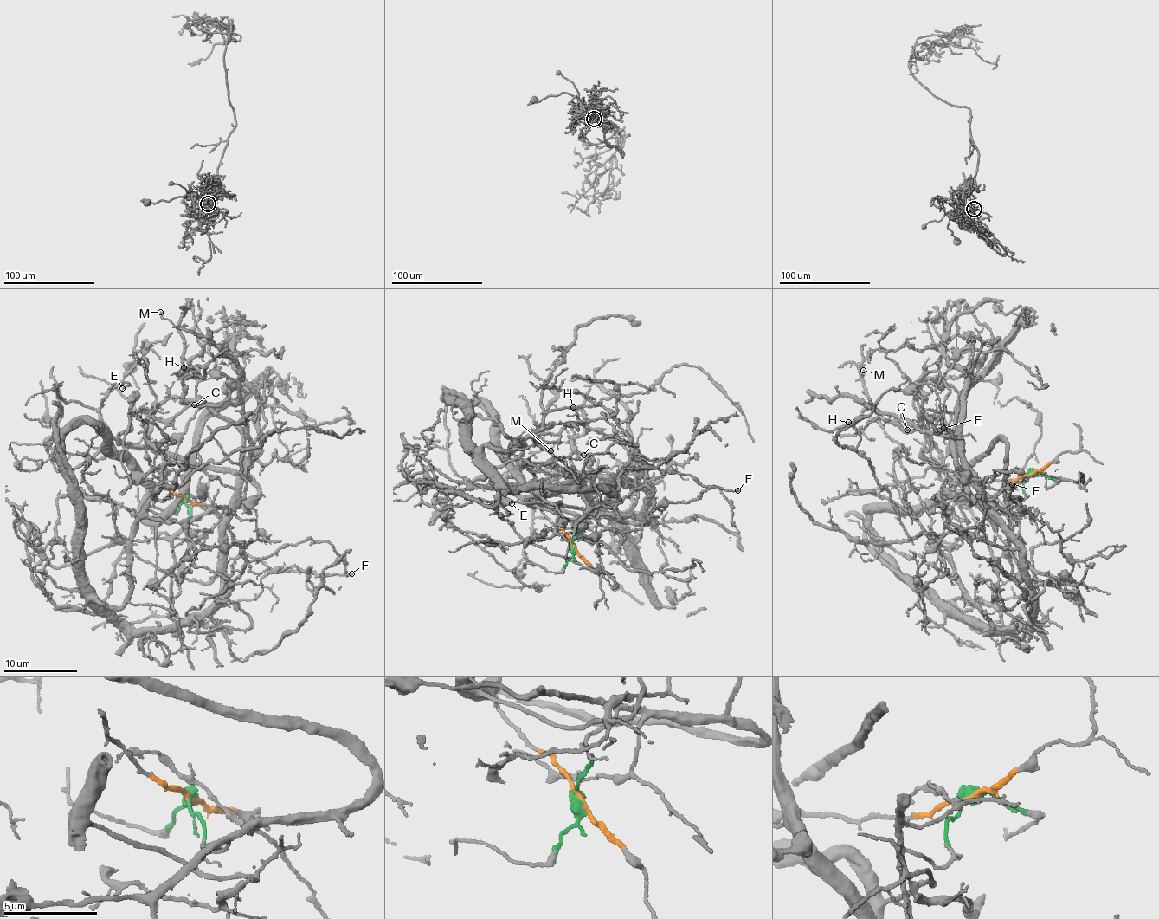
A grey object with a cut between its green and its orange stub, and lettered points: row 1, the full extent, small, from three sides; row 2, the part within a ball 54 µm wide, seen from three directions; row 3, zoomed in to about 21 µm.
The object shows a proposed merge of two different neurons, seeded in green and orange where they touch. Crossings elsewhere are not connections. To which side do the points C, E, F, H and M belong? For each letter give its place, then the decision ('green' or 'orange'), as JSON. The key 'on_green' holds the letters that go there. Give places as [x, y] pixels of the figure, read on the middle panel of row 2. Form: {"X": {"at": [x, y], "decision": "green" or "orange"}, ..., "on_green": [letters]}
{"C": {"at": [583, 455], "decision": "orange"}, "E": {"at": [511, 503], "decision": "green"}, "F": {"at": [737, 490], "decision": "green"}, "H": {"at": [573, 407], "decision": "orange"}, "M": {"at": [550, 450], "decision": "orange"}, "on_green": ["E", "F"]}

